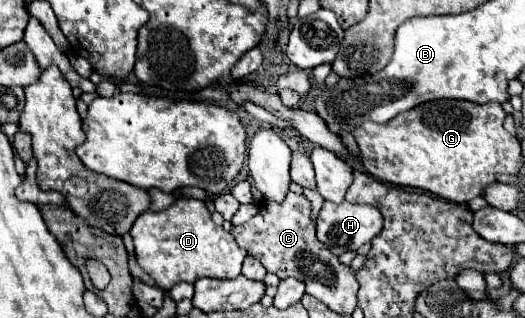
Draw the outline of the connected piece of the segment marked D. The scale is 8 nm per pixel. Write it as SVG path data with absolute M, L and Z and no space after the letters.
M179 197L163 211L145 211L139 215L133 223L131 237L135 243L137 263L165 291L179 281L195 283L201 277L237 277L241 273L243 259L247 257L247 251L235 243L233 235L213 223L205 203L189 197Z

